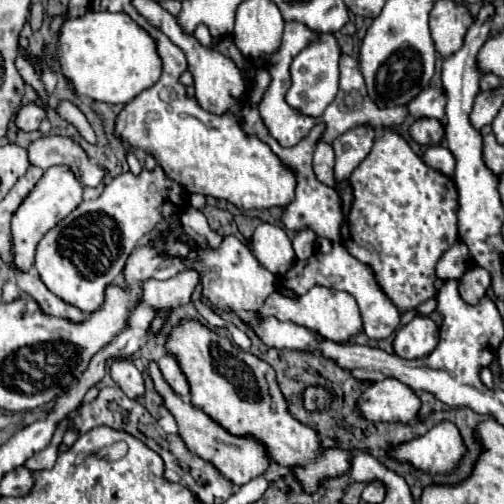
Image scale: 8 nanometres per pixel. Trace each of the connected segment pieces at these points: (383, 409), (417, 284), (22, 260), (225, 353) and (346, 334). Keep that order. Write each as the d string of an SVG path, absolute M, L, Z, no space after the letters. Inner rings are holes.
M384 378L364 388L358 400L358 408L362 416L370 422L382 420L408 424L418 416L422 400L412 388L408 388L400 380Z
M384 128L382 134L374 140L370 154L360 162L356 172L352 172L350 186L354 202L340 230L342 244L354 258L358 258L360 262L368 264L374 270L380 288L400 312L420 306L430 296L434 296L434 282L436 282L434 266L438 258L458 240L458 226L456 226L458 194L454 180L440 174L438 170L428 168L398 132Z
M52 166L44 172L40 182L34 186L34 190L26 196L26 200L20 204L12 218L12 242L14 242L14 266L20 270L30 270L34 266L34 252L36 244L42 240L42 236L52 230L62 218L66 218L80 202L82 202L84 186L80 180L76 180L76 174L70 168L64 166Z
M186 320L176 326L166 342L166 348L176 356L184 376L190 382L192 404L200 406L228 432L236 436L250 434L264 442L270 458L292 468L306 492L314 492L324 478L348 472L352 458L348 450L322 450L316 432L290 416L270 364L236 348L228 338L218 336L194 320Z
M314 286L304 296L298 296L296 300L280 296L280 292L274 292L268 296L264 306L258 312L254 312L254 316L276 316L278 320L284 320L284 322L290 320L300 326L306 326L308 330L318 332L326 340L340 342L340 344L348 342L350 336L354 336L362 330L362 320L360 320L356 300L352 300L352 296L348 296L348 292L338 292L338 290L324 288L324 286Z

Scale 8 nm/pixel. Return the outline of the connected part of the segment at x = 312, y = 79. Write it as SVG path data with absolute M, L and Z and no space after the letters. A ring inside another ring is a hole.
M320 34L318 42L310 44L294 58L290 66L292 86L286 94L286 102L308 116L320 116L338 92L338 58L340 58L340 46L336 38L332 34Z

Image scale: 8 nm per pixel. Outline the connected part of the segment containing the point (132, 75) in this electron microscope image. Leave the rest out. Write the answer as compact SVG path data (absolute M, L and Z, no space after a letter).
M88 10L80 18L66 20L58 36L56 60L62 76L78 96L108 104L128 104L144 88L156 84L162 72L156 42L124 12Z

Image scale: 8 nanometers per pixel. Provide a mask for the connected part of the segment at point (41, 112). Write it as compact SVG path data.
M26 104L18 110L16 114L16 126L24 132L32 132L32 130L38 130L40 122L46 118L46 110L36 106L36 104Z

